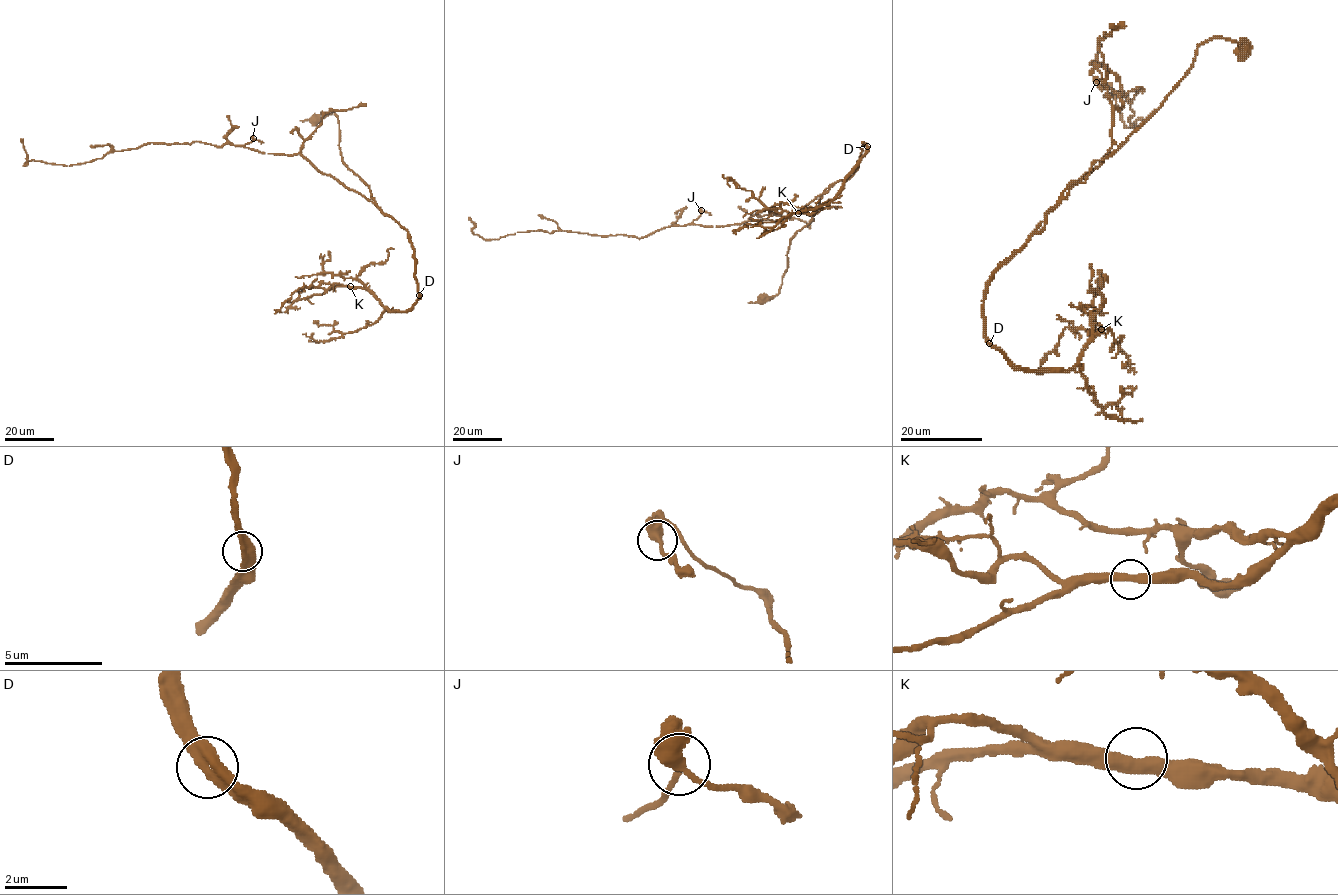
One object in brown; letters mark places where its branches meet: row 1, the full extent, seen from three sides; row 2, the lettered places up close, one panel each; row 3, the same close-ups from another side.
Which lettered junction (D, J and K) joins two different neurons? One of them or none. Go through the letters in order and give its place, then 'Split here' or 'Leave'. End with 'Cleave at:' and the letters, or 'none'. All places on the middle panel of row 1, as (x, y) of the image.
D: Place: (867, 146). Leave
J: Place: (701, 210). Leave
K: Place: (798, 213). Leave
Cleave at: none

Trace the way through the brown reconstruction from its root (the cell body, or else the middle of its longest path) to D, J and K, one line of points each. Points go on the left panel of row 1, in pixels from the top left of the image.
D: (316, 119), (334, 111), (342, 162), (368, 185), (379, 209), (407, 231), (414, 251), (419, 295)
J: (316, 119), (334, 111), (342, 160), (368, 185), (380, 209), (299, 154), (246, 148), (253, 138)
K: (316, 119), (334, 111), (342, 162), (407, 231), (419, 298), (408, 310), (389, 311), (368, 290), (350, 286)

